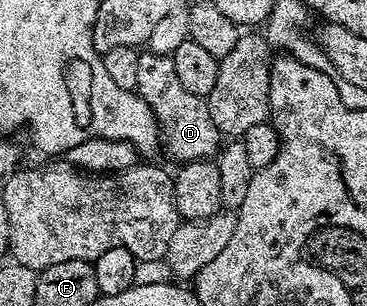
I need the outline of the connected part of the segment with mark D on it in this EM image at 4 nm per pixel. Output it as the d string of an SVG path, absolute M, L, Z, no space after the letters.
M151 51L141 52L138 59L138 83L135 92L154 111L156 120L160 122L162 149L176 160L207 161L215 158L222 148L222 134L214 127L214 119L210 119L210 107L207 100L193 95L182 87L178 75L174 72L171 56L156 54Z

